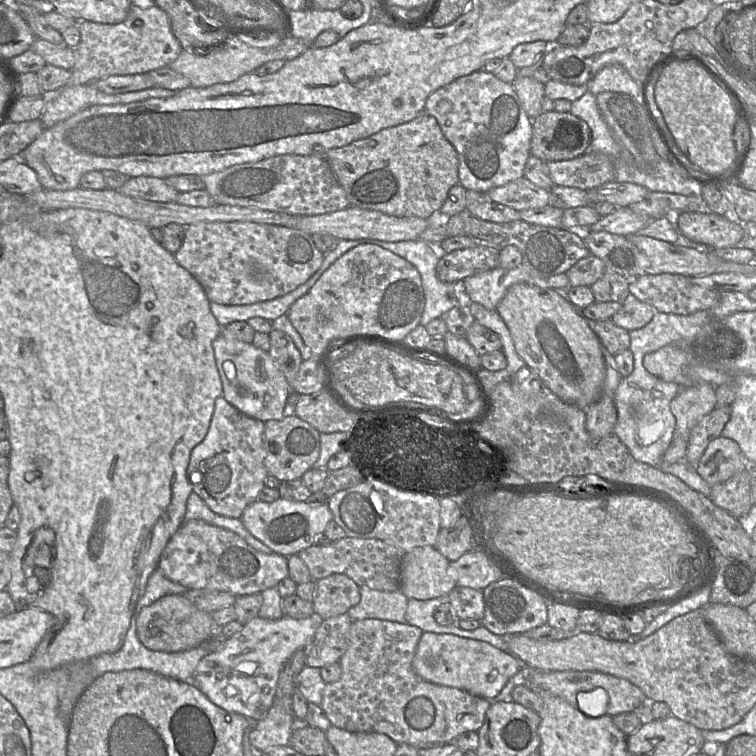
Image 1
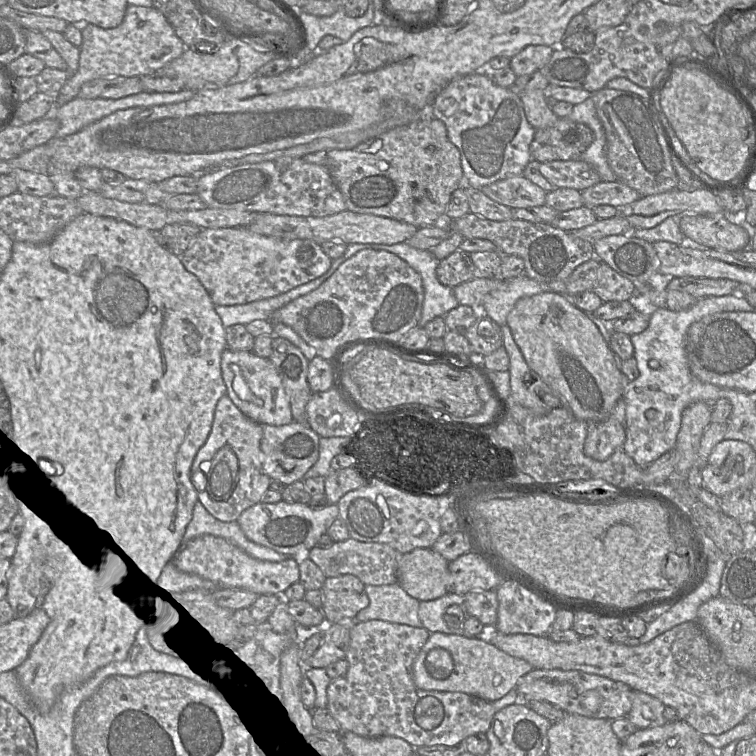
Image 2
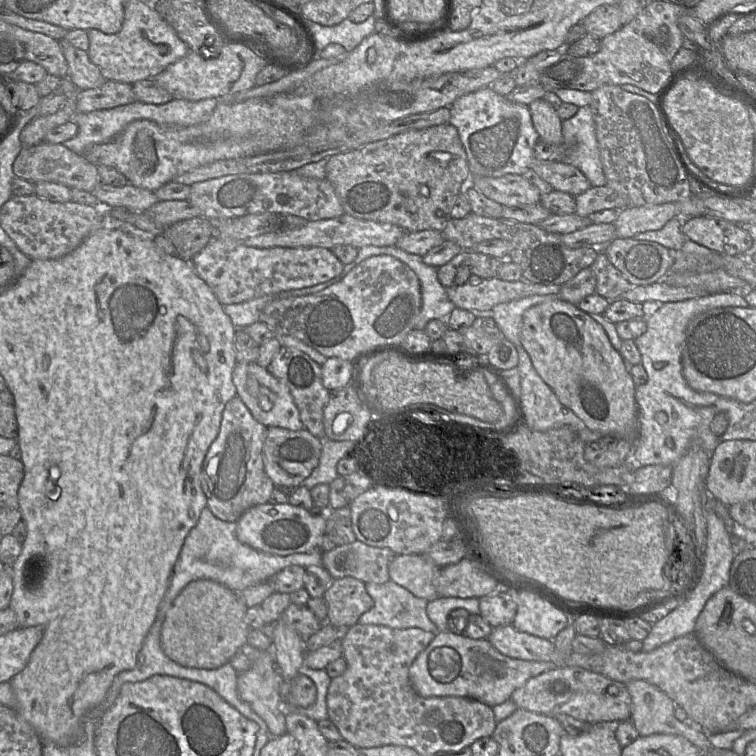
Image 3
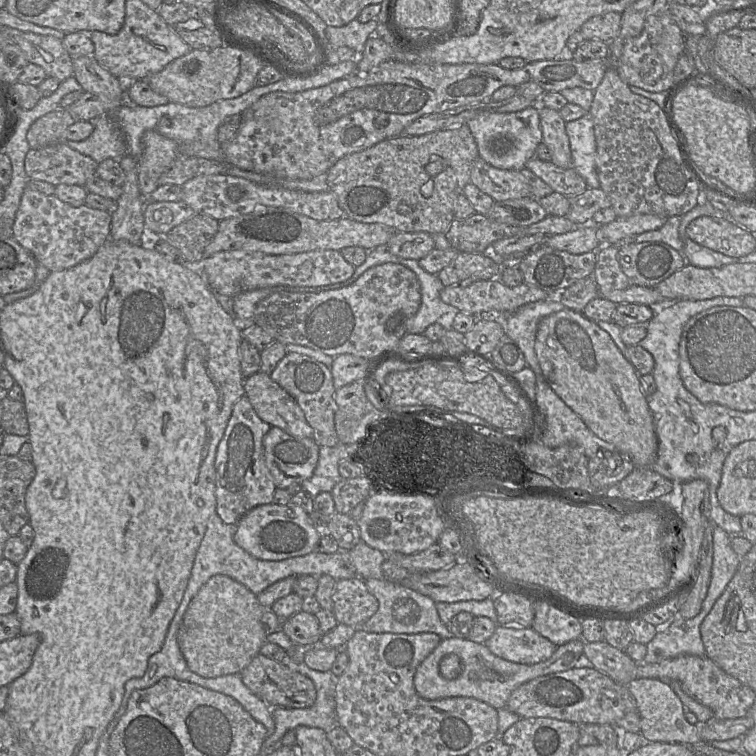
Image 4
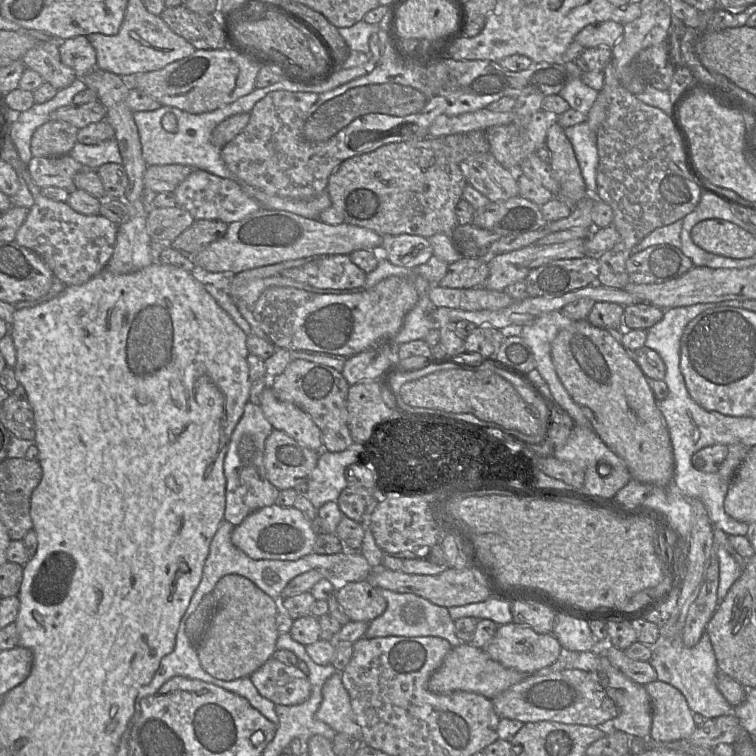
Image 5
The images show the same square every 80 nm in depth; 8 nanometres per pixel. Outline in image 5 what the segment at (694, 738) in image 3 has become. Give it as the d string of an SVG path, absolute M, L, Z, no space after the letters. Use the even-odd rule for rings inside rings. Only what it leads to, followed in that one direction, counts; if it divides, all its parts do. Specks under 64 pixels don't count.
M656 680L643 685L652 706L649 737L659 742L686 740L695 731L693 713L685 697L675 687Z

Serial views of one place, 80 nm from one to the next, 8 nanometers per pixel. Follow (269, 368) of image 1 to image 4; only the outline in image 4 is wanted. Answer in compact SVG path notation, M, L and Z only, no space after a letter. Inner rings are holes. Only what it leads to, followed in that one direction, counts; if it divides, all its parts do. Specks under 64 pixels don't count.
M259 371L244 378L245 396L261 420L286 433L313 438L313 429L293 399L269 374Z

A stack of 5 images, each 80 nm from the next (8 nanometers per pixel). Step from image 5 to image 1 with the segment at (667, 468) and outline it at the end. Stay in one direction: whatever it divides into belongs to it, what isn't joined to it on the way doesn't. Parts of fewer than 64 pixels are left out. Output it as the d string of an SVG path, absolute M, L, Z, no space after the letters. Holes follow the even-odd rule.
M514 284L495 310L508 327L517 354L553 394L582 409L601 398L606 378L605 351L591 323L562 292Z

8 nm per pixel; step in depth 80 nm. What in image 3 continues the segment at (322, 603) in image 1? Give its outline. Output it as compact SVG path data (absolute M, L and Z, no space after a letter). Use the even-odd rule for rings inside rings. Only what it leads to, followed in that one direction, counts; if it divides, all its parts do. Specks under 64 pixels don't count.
M354 577L333 579L323 599L328 611L326 623L334 627L351 627L357 624L360 616L373 607L373 600L365 589L365 583Z

